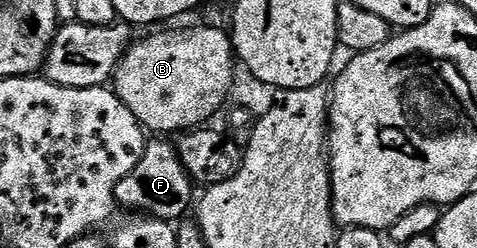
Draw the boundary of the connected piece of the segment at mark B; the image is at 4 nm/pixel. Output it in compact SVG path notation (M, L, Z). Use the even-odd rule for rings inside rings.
M173 28L139 40L117 63L111 84L142 128L153 134L193 130L208 125L209 119L226 107L235 65L233 42L226 29Z

